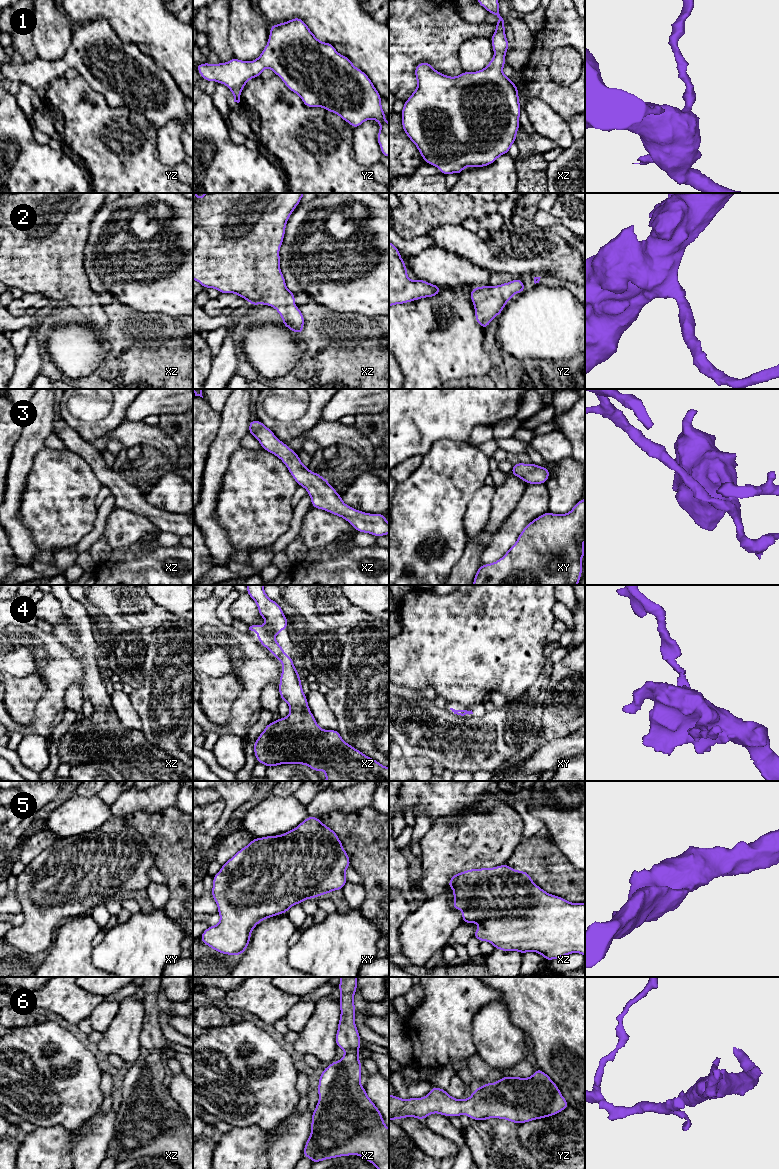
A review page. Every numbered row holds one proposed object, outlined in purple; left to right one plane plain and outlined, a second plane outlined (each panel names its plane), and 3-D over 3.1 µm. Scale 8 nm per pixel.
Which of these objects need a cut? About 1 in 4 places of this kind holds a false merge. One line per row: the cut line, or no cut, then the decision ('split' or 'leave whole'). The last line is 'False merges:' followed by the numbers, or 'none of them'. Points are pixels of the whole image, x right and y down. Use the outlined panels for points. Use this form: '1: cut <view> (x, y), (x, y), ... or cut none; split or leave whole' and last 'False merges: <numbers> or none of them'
1: cut none; leave whole
2: cut none; leave whole
3: cut none; leave whole
4: cut none; leave whole
5: cut none; leave whole
6: cut none; leave whole
False merges: none of them

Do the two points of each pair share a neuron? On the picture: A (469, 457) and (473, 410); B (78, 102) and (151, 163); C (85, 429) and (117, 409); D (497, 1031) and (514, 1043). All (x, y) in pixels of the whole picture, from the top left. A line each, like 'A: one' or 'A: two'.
A: two
B: one
C: one
D: one

